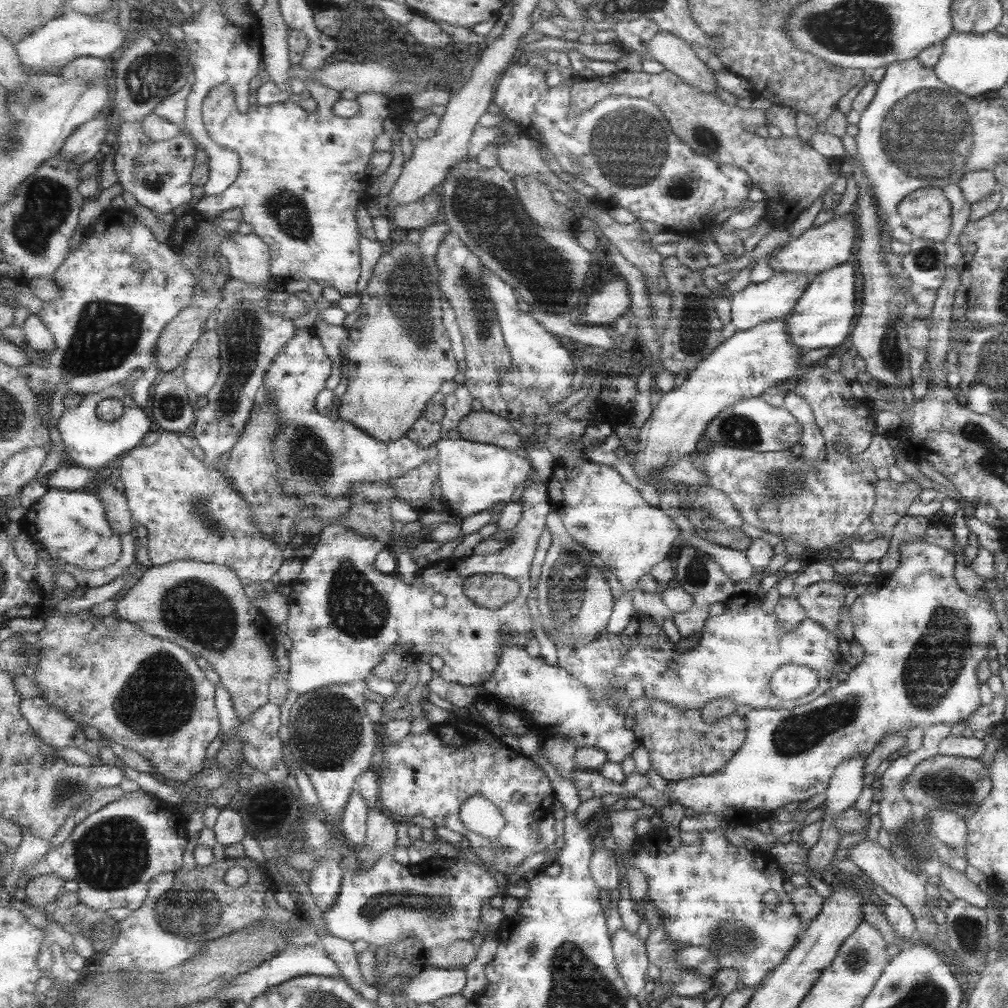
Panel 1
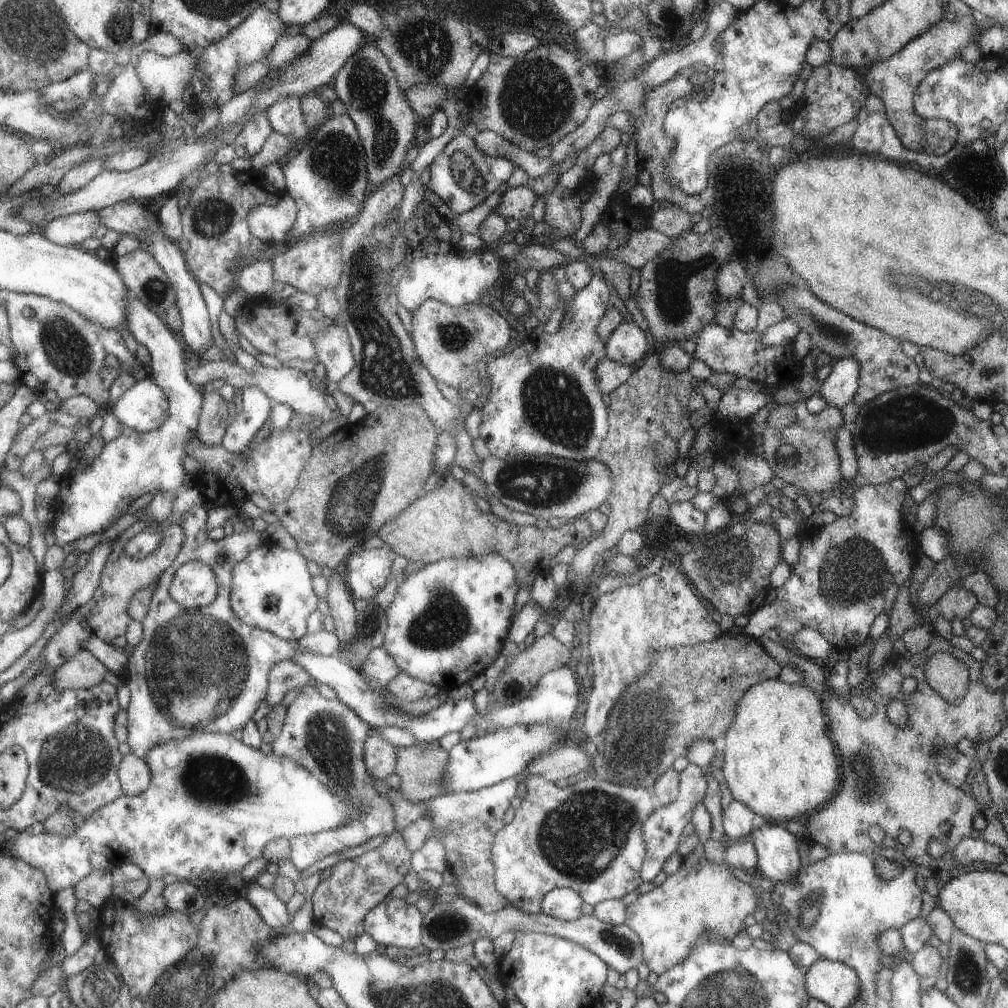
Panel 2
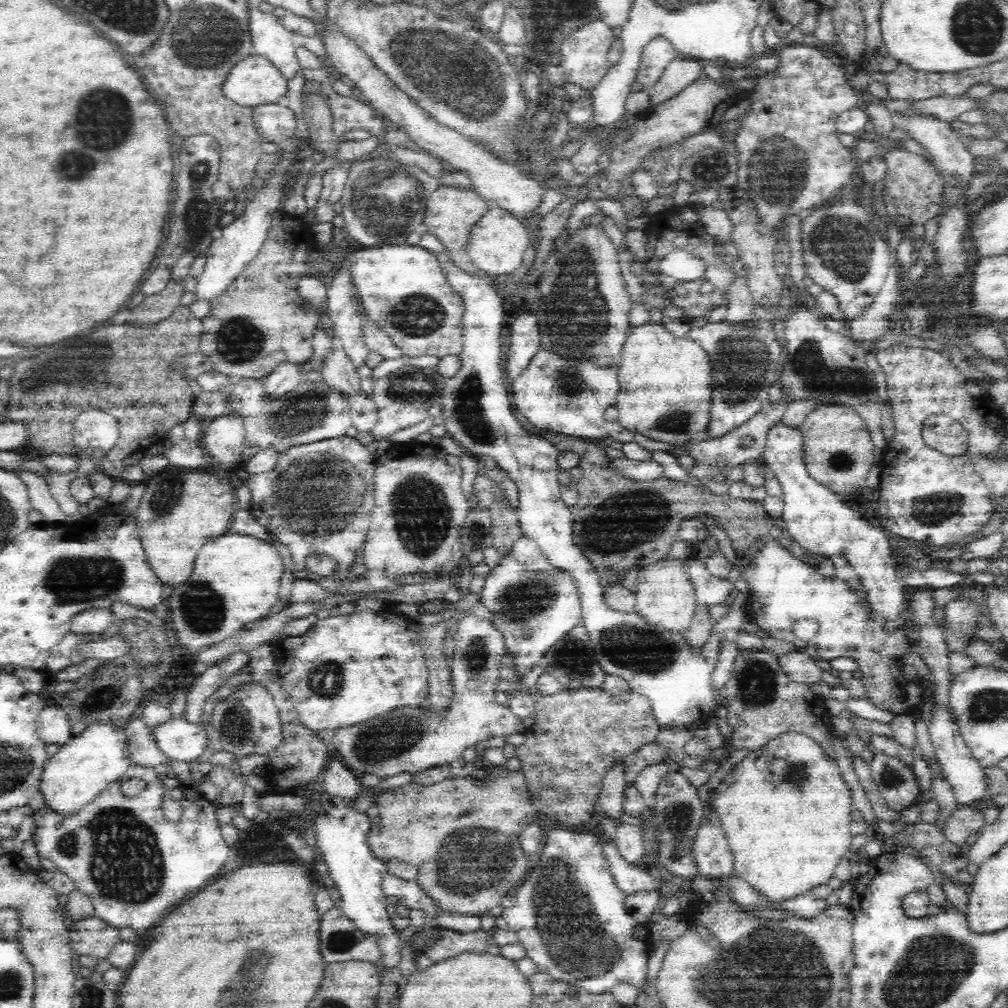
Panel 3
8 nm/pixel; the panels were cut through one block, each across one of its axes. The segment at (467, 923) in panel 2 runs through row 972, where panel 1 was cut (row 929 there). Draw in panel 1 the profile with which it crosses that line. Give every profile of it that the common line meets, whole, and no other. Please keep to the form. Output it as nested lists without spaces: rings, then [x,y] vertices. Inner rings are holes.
[[[621,926],[612,936],[614,960],[629,995],[636,998],[647,982],[649,960],[645,943]]]

